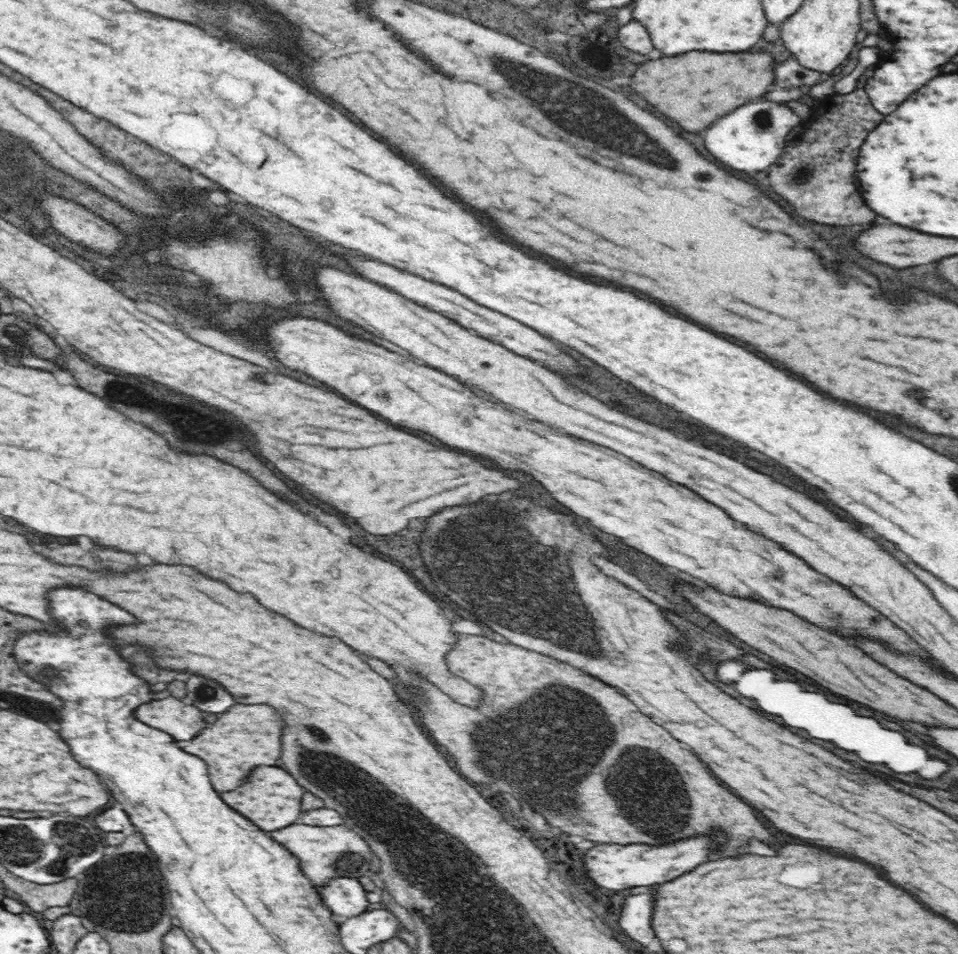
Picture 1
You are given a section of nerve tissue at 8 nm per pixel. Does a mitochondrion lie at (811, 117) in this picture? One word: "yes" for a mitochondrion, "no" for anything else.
no

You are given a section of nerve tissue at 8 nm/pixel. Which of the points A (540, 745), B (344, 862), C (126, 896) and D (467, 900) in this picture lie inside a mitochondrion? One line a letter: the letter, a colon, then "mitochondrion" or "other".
A: mitochondrion
B: mitochondrion
C: mitochondrion
D: mitochondrion

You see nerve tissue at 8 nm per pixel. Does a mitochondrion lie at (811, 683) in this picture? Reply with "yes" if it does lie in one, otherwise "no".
no

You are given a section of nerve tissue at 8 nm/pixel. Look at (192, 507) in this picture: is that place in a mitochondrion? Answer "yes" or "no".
no

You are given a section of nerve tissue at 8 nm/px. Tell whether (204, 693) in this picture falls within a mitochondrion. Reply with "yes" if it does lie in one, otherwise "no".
yes

